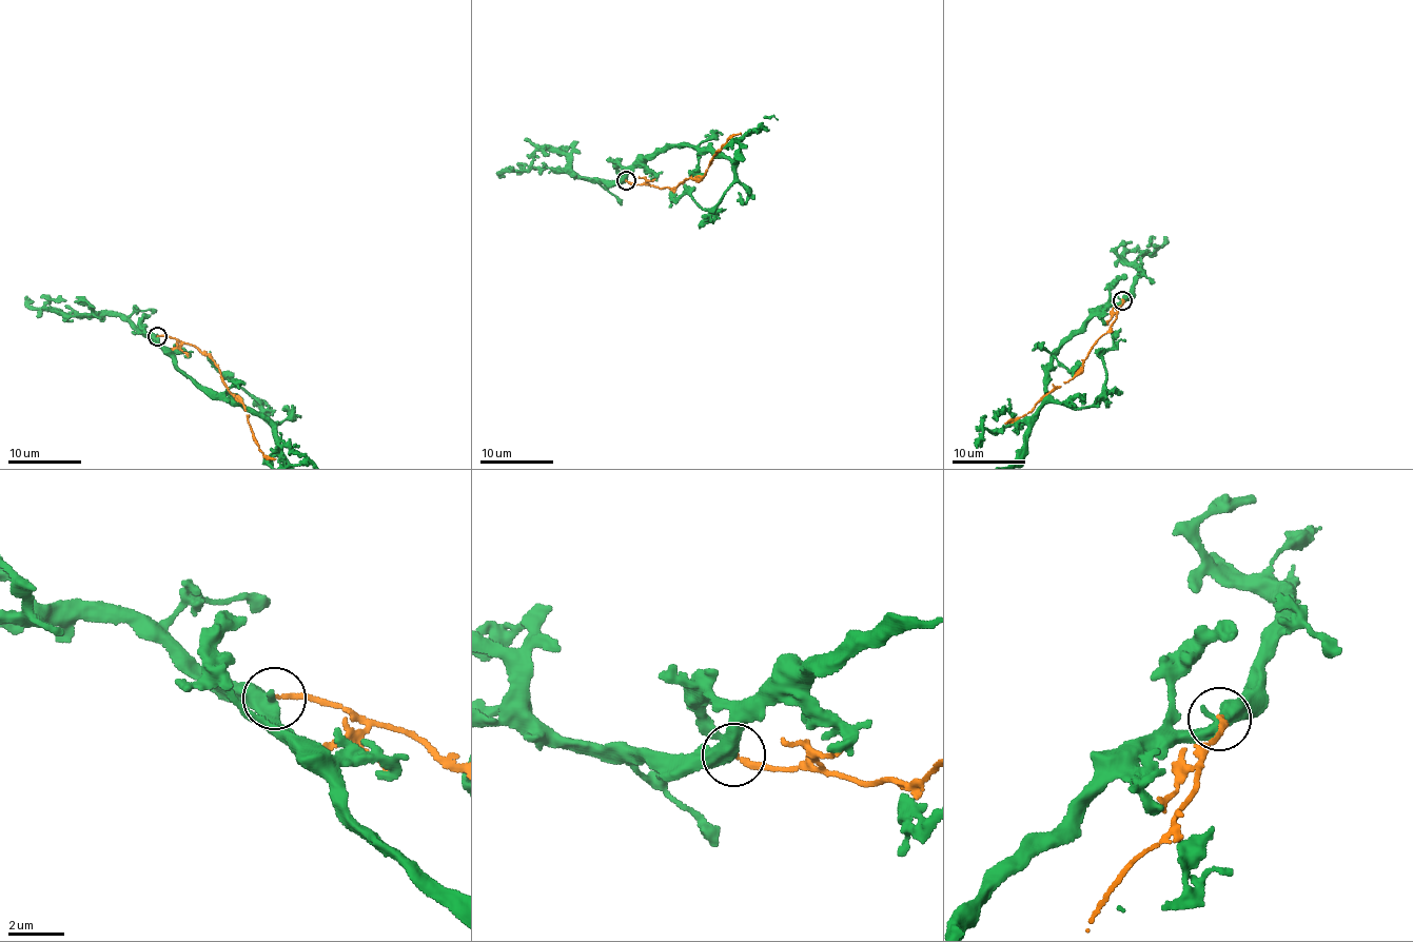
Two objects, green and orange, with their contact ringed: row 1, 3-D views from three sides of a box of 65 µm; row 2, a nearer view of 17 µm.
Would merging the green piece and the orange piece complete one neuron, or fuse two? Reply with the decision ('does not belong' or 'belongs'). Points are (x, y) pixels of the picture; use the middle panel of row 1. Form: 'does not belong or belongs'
does not belong

